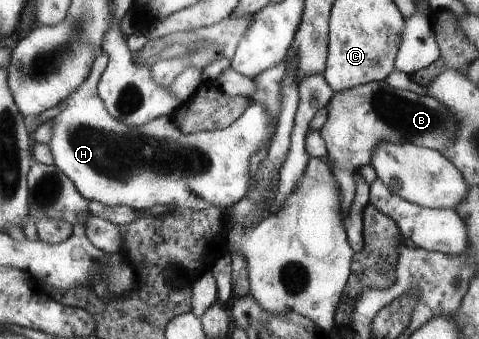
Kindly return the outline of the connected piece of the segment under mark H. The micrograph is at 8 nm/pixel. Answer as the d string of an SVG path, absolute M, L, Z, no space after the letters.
M106 52L99 53L86 78L55 105L62 107L60 112L45 122L51 126L47 145L53 164L74 183L82 198L97 200L108 206L130 206L138 211L154 204L178 205L201 211L210 205L224 209L247 194L249 156L259 146L269 144L275 129L267 110L260 103L250 102L234 122L215 131L183 133L169 115L160 115L140 126L129 127L110 116L96 90L108 61Z

